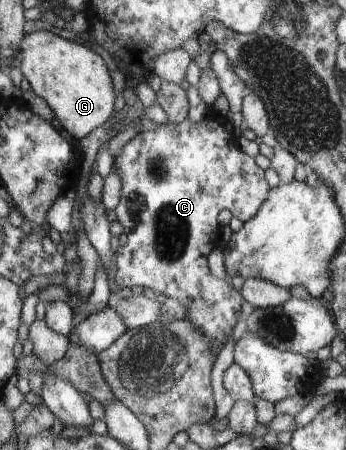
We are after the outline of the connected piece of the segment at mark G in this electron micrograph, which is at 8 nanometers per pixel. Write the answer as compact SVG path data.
M38 31L22 38L18 46L17 57L22 59L21 71L24 71L23 77L26 77L26 81L30 83L32 91L48 103L48 107L53 111L59 125L67 131L71 138L80 140L82 137L86 137L96 127L104 125L115 112L116 95L114 95L112 77L106 63L99 54L84 43L72 42L56 36L52 32Z

